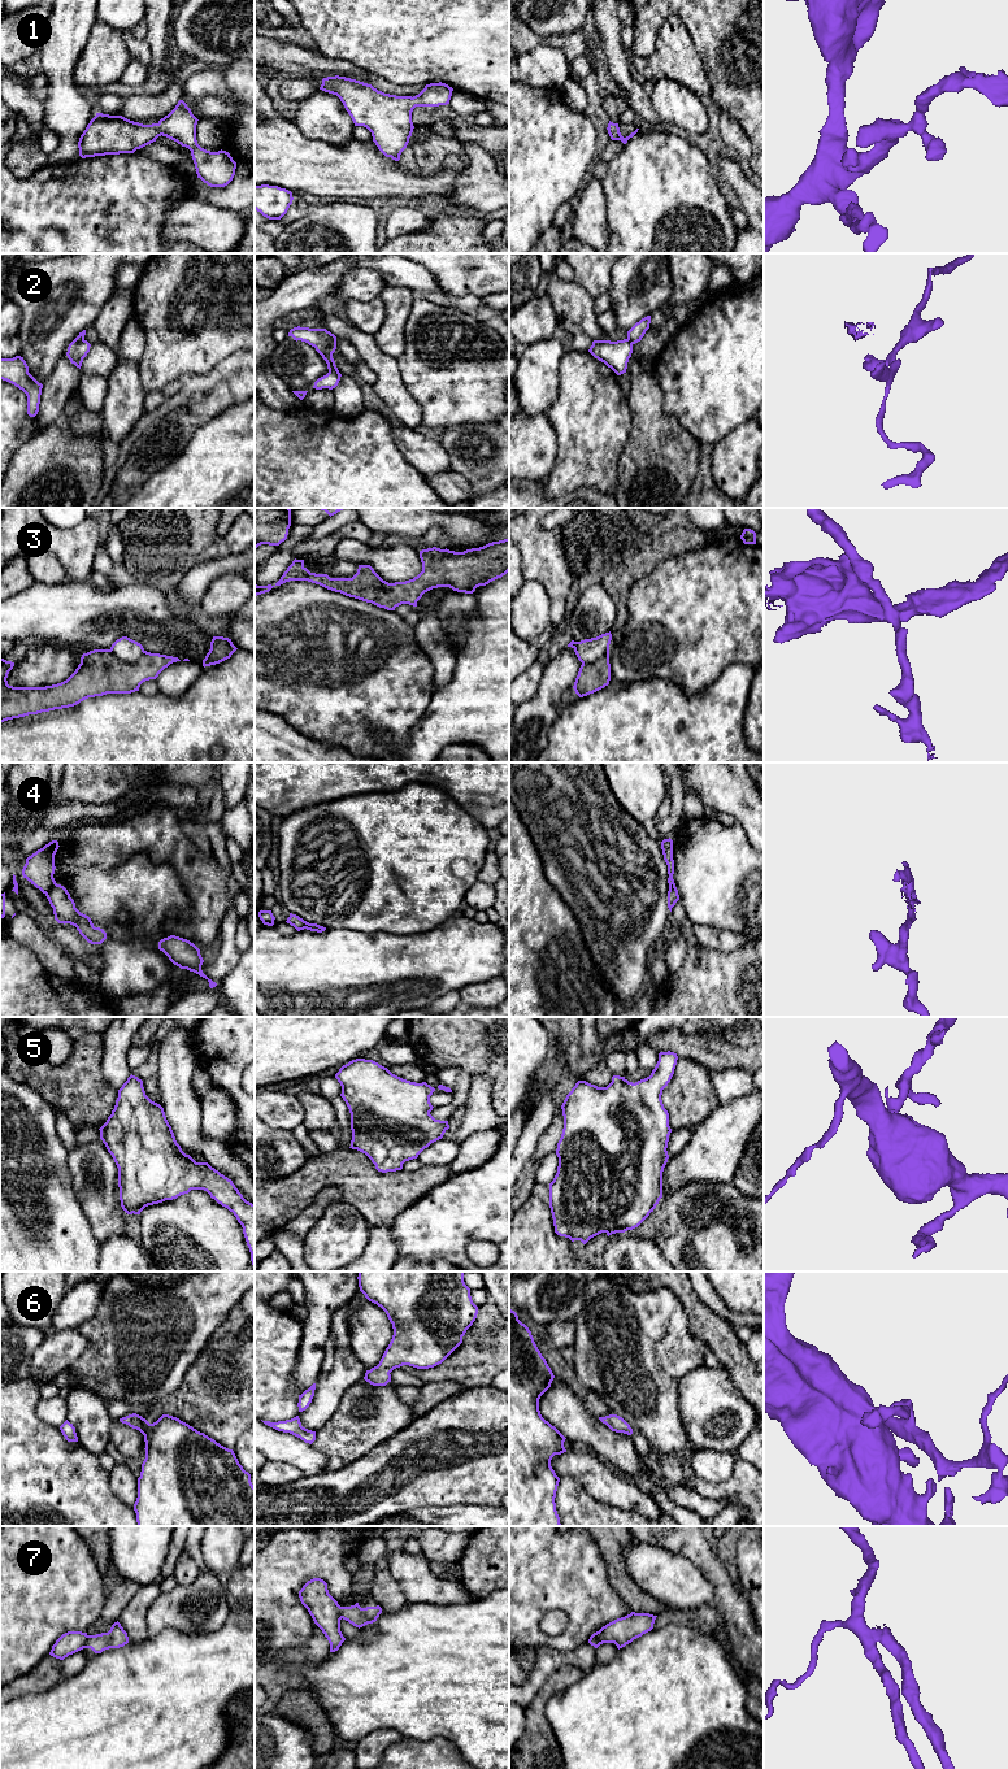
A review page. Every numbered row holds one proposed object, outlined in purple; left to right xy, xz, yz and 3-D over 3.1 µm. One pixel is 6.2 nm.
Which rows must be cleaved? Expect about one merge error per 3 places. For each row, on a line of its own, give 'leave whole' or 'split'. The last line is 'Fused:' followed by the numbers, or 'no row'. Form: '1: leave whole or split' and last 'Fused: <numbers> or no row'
1: leave whole
2: split
3: split
4: split
5: leave whole
6: leave whole
7: split
Fused: 2, 3, 4, 7

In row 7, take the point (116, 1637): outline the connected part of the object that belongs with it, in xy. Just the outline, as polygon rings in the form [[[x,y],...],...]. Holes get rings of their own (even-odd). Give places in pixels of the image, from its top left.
[[[117,1621],[108,1633],[88,1635],[84,1648],[91,1648],[95,1653],[101,1653],[109,1648],[120,1648],[129,1643],[127,1633]]]

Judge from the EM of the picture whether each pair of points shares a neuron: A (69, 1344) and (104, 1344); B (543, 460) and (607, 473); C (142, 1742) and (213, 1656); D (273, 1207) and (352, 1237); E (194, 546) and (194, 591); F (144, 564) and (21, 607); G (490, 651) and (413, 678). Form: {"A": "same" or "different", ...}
{"A": "different", "B": "different", "C": "same", "D": "different", "E": "different", "F": "different", "G": "different"}

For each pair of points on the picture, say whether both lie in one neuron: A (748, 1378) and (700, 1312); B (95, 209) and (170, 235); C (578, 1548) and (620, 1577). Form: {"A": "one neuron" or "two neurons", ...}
{"A": "one neuron", "B": "two neurons", "C": "two neurons"}

